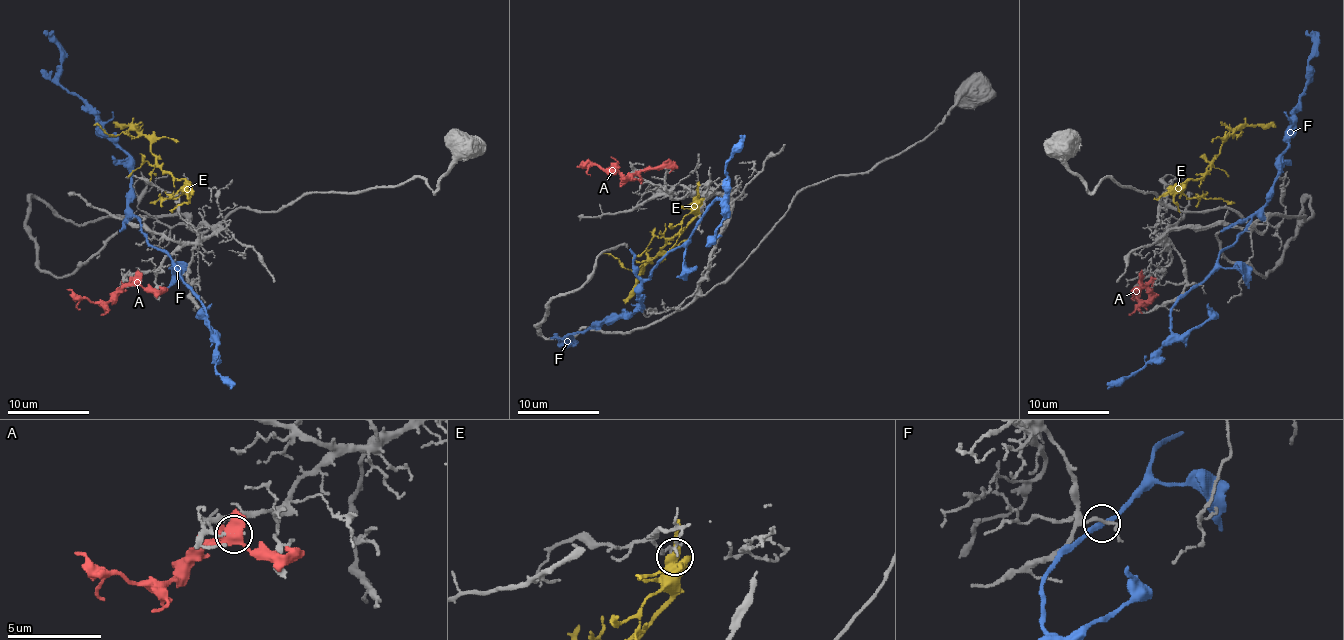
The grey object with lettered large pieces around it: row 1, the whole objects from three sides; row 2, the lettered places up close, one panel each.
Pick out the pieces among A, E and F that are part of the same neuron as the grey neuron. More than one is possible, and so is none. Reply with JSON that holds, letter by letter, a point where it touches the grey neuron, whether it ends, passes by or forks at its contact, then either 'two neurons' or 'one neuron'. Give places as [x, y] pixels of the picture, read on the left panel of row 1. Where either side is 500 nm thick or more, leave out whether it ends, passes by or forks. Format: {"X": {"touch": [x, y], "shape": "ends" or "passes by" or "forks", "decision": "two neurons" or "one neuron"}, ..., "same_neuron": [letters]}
{"A": {"touch": [136, 281], "shape": "forks", "decision": "two neurons"}, "E": {"touch": [187, 186], "shape": "forks", "decision": "two neurons"}, "F": {"touch": [188, 285], "shape": "passes by", "decision": "one neuron"}, "same_neuron": ["F"]}

